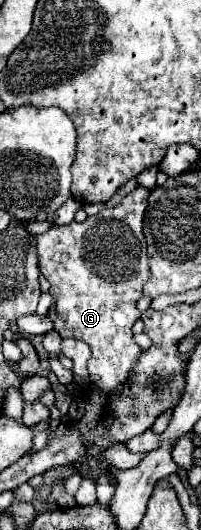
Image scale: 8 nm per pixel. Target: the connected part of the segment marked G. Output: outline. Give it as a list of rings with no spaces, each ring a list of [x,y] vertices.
[[[137,187],[113,209],[103,209],[99,215],[87,217],[83,223],[73,221],[63,227],[53,225],[47,233],[35,235],[39,271],[51,283],[49,293],[53,297],[53,303],[49,307],[49,319],[53,321],[53,329],[63,339],[81,339],[91,347],[93,357],[89,359],[89,381],[109,397],[121,393],[123,385],[129,381],[133,363],[141,355],[139,345],[133,341],[131,325],[141,317],[137,301],[143,293],[145,281],[149,281],[151,275],[147,245],[143,237],[143,215],[147,209],[147,197],[149,191],[145,187]]]

